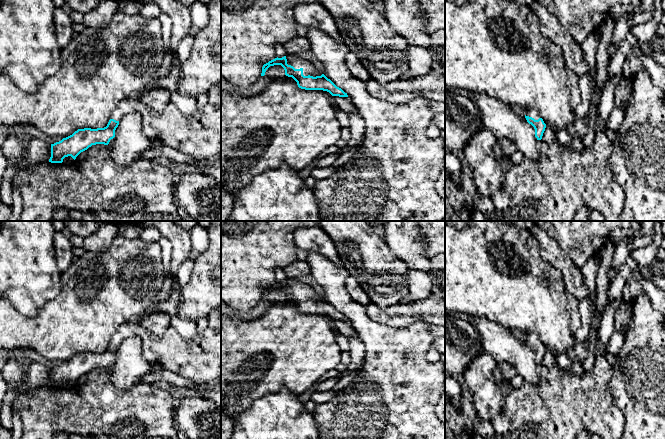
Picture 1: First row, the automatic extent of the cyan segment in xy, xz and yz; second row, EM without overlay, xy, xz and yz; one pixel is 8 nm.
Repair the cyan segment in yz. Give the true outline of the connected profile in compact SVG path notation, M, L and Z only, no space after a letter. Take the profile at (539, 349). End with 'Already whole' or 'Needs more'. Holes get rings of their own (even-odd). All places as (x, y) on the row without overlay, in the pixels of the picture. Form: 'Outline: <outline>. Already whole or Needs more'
Outline: M529 333L525 337L525 342L529 348L531 348L535 353L535 361L537 364L541 364L543 357L546 352L546 348L543 343L540 341L539 337L535 333Z. Needs more

